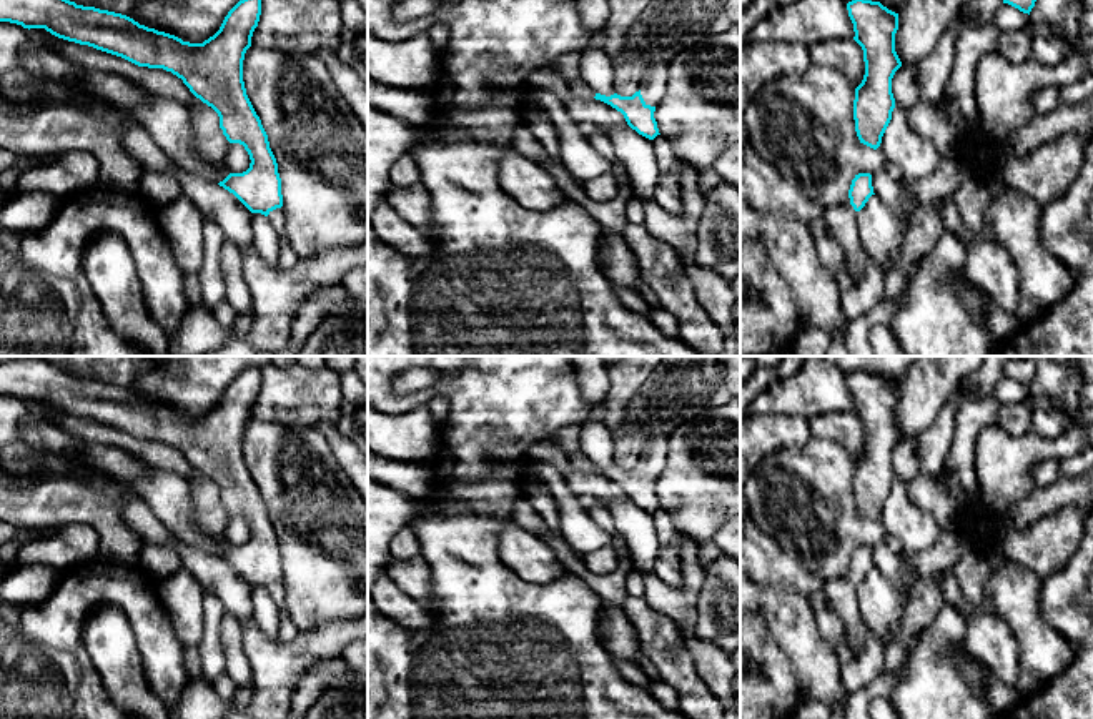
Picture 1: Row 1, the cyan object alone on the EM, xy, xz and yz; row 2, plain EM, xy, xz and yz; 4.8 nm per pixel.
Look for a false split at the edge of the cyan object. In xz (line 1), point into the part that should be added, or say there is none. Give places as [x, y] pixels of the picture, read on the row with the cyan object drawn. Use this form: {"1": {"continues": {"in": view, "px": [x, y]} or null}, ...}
{"1": {"continues": {"in": "xz", "px": [654, 85]}}}

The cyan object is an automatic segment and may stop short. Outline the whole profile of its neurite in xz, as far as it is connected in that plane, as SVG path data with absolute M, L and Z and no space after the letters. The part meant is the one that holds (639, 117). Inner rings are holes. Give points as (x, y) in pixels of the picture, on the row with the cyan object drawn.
M655 58L649 70L644 73L640 90L632 97L621 97L617 93L606 97L596 93L596 100L601 100L617 112L621 112L627 125L639 135L654 140L659 133L657 121L654 118L655 107L662 102L667 92L667 62Z

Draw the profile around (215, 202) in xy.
M133 120L126 123L121 143L143 166L145 173L173 173L180 181L183 196L206 218L216 221L228 241L235 243L240 250L253 243L253 213L233 193L218 183L183 171L153 141L151 135Z

